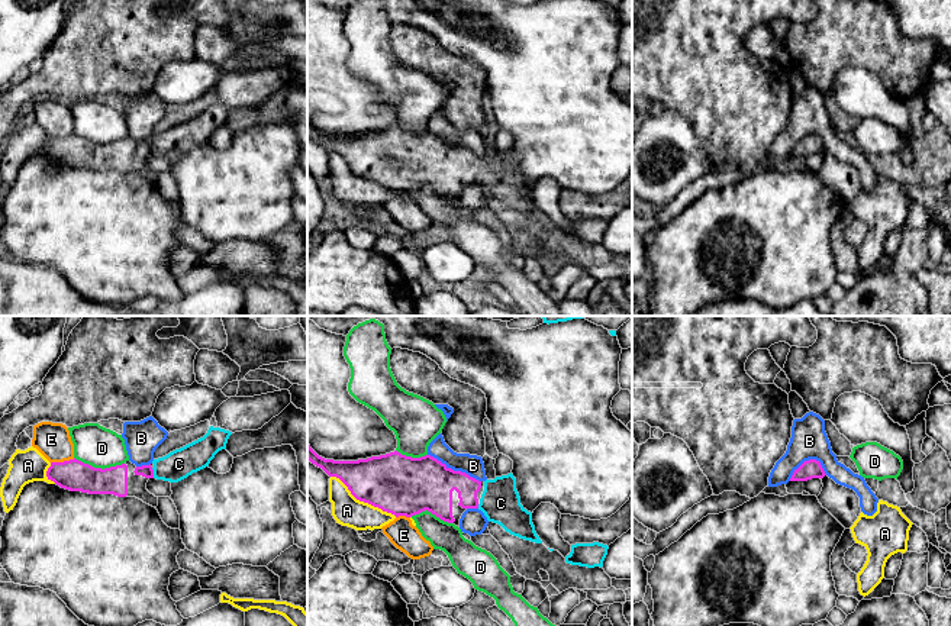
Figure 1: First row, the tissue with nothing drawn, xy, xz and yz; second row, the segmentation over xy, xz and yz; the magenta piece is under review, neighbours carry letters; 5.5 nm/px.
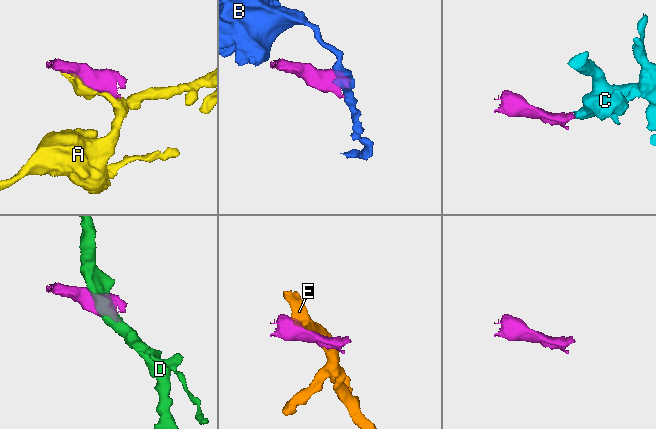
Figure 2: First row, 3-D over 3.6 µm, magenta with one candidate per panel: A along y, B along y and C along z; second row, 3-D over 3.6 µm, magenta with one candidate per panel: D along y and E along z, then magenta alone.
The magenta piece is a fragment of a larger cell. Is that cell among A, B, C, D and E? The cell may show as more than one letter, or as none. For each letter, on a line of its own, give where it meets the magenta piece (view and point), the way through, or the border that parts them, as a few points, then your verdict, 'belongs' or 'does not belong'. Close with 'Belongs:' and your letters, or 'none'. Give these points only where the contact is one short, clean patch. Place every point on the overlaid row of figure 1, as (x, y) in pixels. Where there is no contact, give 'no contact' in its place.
A: contact xz (363, 500); does not belong
B: contact xz (453, 470); border xz (428, 454), (480, 481); does not belong
C: contact xy (152, 473); way xy (147, 471), (152, 473), (179, 464); belongs
D: contact xy (99, 468); does not belong
E: contact xy (64, 461); does not belong
Belongs: C

